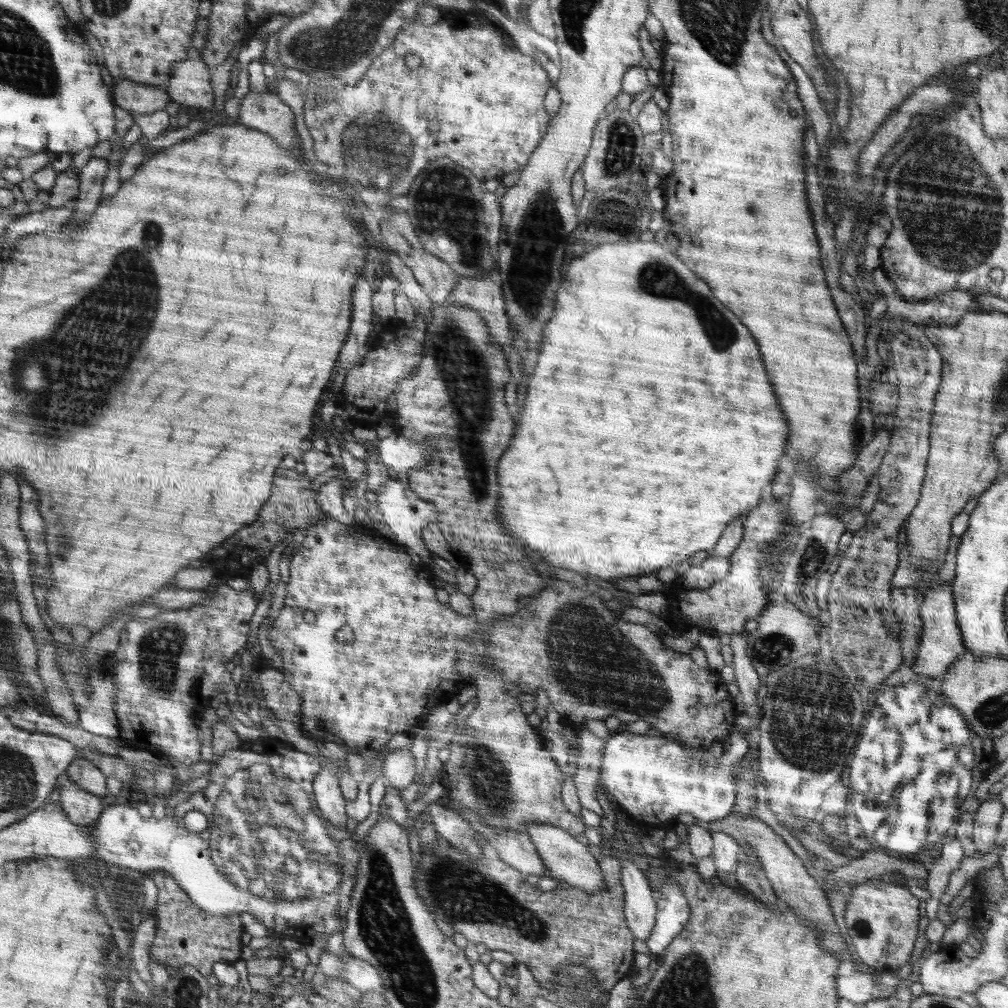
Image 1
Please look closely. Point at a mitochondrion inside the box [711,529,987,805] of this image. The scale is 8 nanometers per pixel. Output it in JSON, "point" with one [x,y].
{"point":[813,722]}

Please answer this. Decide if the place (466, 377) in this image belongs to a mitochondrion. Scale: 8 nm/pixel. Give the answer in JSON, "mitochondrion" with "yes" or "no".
{"mitochondrion":"yes"}

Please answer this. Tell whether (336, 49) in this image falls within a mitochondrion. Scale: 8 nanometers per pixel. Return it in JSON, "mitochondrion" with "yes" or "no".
{"mitochondrion":"yes"}

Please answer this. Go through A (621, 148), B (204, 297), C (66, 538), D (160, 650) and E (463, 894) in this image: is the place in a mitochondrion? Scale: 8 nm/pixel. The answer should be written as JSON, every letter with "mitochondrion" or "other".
{"A":"mitochondrion","B":"other","C":"mitochondrion","D":"mitochondrion","E":"mitochondrion"}

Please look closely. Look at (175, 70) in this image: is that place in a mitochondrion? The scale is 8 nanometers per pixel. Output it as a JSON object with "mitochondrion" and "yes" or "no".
{"mitochondrion":"no"}

